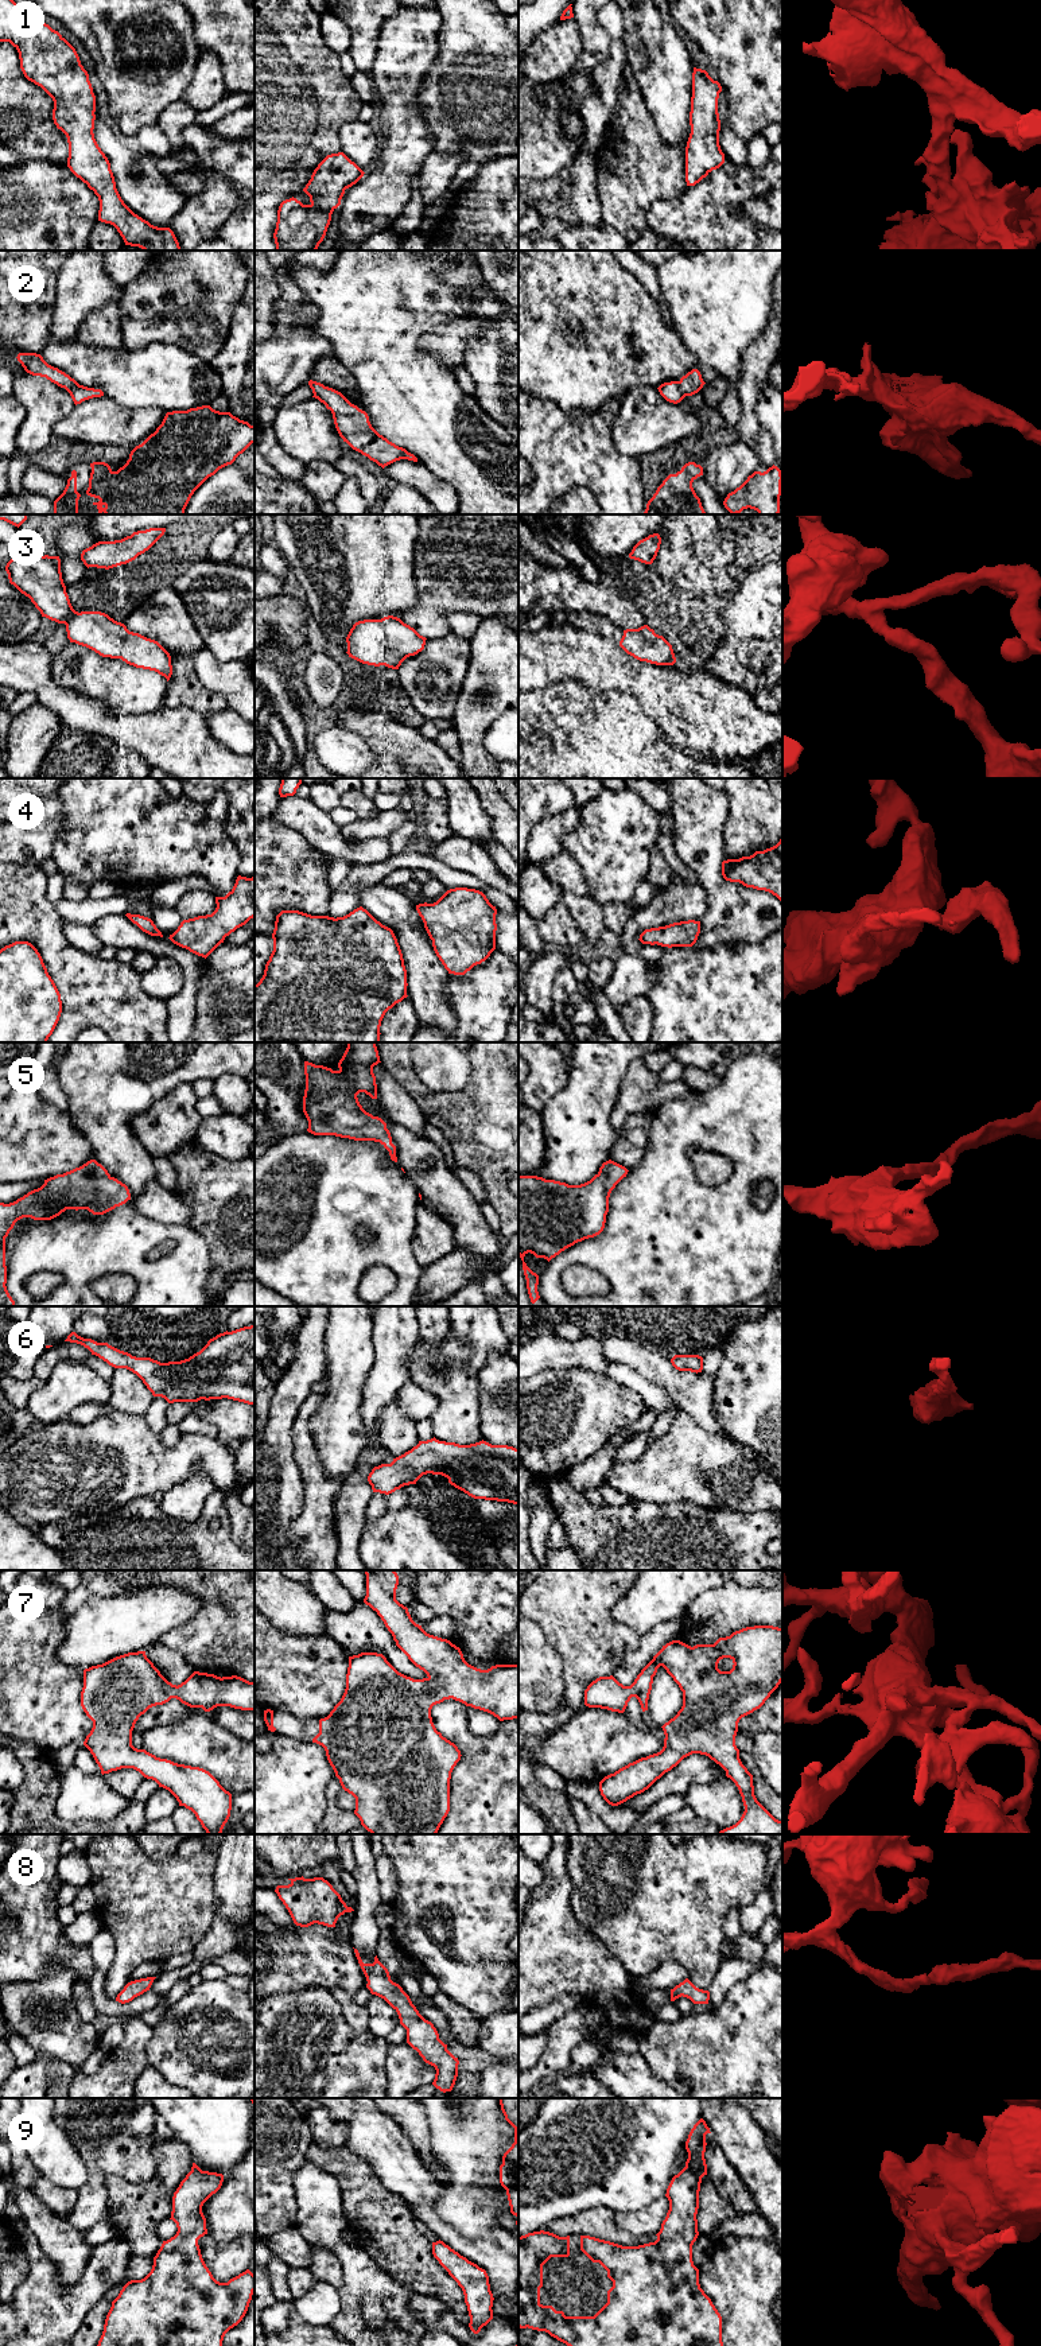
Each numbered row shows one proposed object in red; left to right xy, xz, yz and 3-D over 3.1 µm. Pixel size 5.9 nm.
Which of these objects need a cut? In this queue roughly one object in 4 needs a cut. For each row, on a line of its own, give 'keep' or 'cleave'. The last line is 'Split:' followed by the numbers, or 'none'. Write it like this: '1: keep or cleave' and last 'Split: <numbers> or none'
1: keep
2: keep
3: keep
4: keep
5: keep
6: keep
7: keep
8: keep
9: keep
Split: none

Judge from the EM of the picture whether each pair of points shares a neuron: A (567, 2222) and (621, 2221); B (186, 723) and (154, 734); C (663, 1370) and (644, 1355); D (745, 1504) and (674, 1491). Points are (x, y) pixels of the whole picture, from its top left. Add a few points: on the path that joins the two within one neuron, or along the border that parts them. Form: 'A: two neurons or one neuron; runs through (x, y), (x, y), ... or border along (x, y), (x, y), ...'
A: two neurons; border along (613, 2213), (621, 2228), (644, 2236)
B: one neuron; runs through (178, 731), (175, 734), (162, 734)
C: one neuron; runs through (659, 1370), (648, 1359)
D: one neuron; runs through (727, 1492), (691, 1491)

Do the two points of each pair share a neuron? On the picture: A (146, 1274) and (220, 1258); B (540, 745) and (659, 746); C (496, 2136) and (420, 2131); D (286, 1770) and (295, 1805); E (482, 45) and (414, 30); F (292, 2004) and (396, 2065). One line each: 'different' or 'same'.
A: different
B: same
C: different
D: same
E: different
F: different

